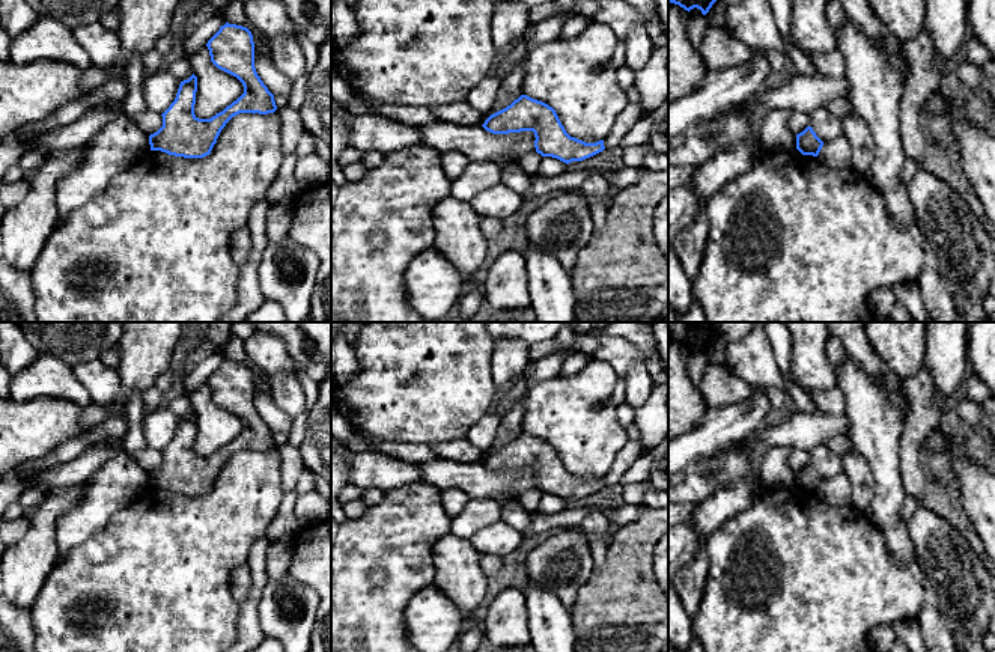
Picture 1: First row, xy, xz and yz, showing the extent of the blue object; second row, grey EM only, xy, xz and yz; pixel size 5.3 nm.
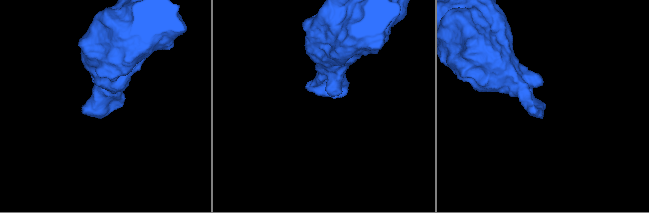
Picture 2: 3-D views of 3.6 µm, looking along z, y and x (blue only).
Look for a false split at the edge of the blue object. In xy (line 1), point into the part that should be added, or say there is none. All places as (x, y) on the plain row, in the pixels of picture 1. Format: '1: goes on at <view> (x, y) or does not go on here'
1: does not go on here

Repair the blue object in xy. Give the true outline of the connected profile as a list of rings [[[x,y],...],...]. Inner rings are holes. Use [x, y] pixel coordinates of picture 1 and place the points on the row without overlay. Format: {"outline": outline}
{"outline": [[[229,361],[206,381],[211,399],[236,414],[244,431],[211,456],[194,452],[197,414],[181,419],[175,438],[161,452],[163,464],[149,473],[151,488],[161,488],[184,495],[203,495],[211,491],[221,467],[239,450],[268,452],[277,447],[274,432],[263,422],[254,405],[254,379],[247,364]]]}

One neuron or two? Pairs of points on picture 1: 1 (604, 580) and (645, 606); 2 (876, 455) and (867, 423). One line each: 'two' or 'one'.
1: one
2: one

